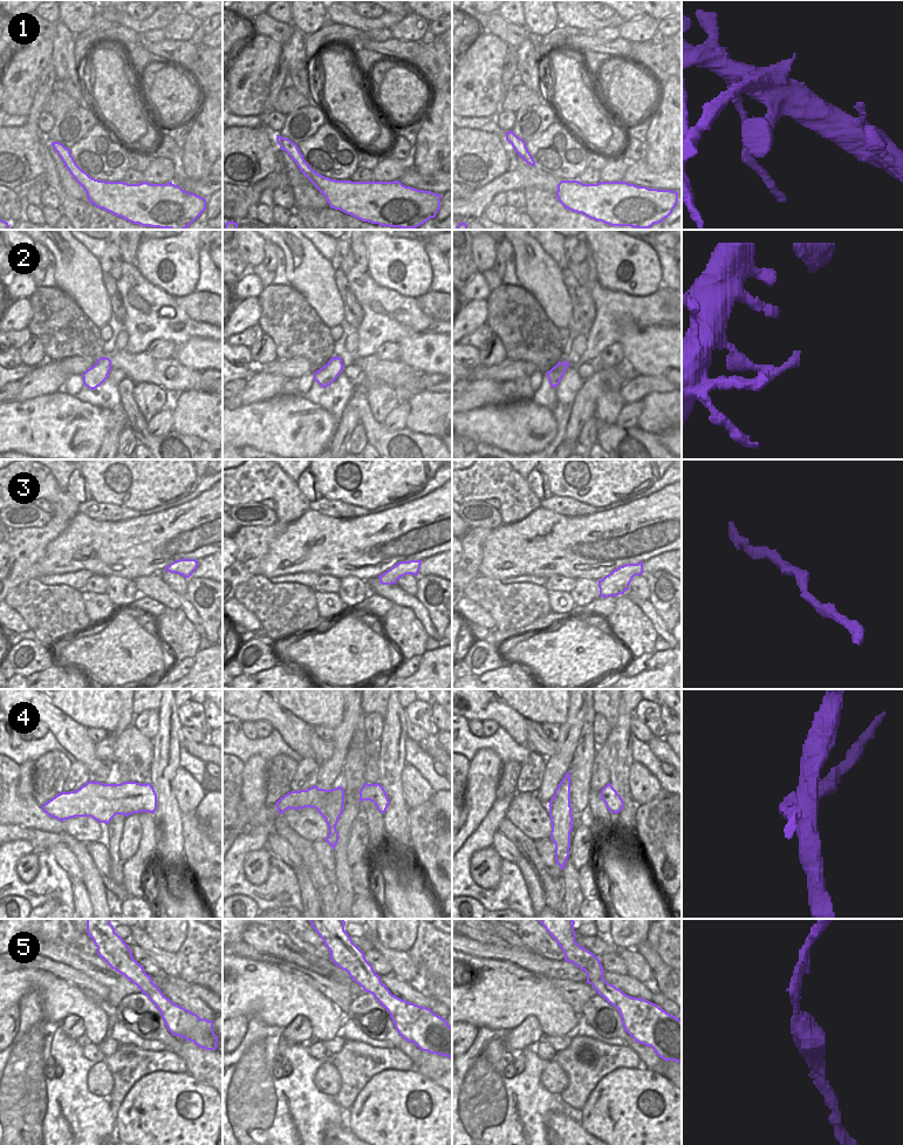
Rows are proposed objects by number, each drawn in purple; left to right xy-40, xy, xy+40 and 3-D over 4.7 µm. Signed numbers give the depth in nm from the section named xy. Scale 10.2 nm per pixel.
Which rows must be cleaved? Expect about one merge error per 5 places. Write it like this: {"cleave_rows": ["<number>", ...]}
{"cleave_rows": ["2", "4"]}

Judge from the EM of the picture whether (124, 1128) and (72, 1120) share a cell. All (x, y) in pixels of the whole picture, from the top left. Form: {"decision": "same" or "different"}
{"decision": "different"}

